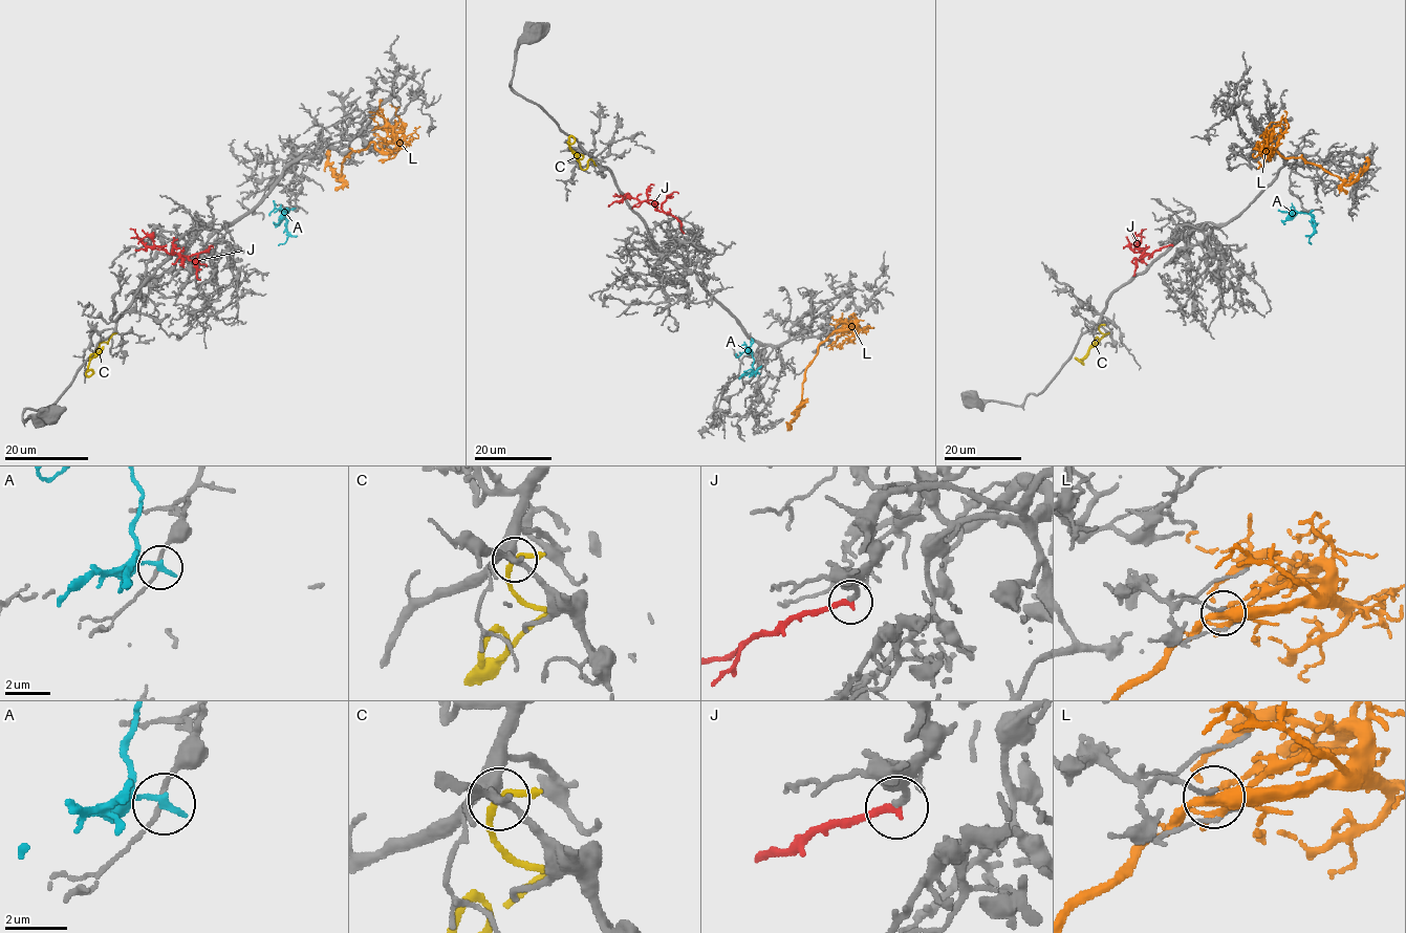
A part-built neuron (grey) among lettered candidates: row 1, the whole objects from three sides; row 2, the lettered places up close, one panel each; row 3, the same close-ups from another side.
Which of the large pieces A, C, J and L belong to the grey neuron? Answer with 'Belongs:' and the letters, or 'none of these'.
Belongs: J

